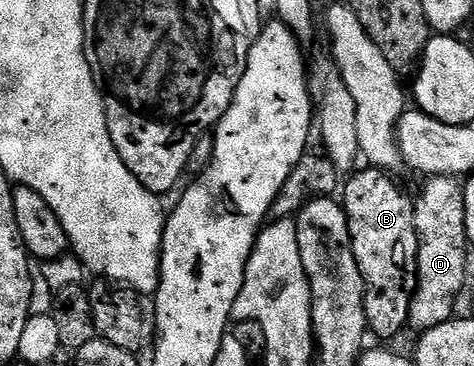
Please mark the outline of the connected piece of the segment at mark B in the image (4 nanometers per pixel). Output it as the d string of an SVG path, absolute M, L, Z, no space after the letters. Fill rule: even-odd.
M357 170L342 187L342 206L348 218L352 252L364 278L364 312L368 331L380 339L392 339L408 327L410 301L416 288L418 233L413 200L395 183L389 172Z

